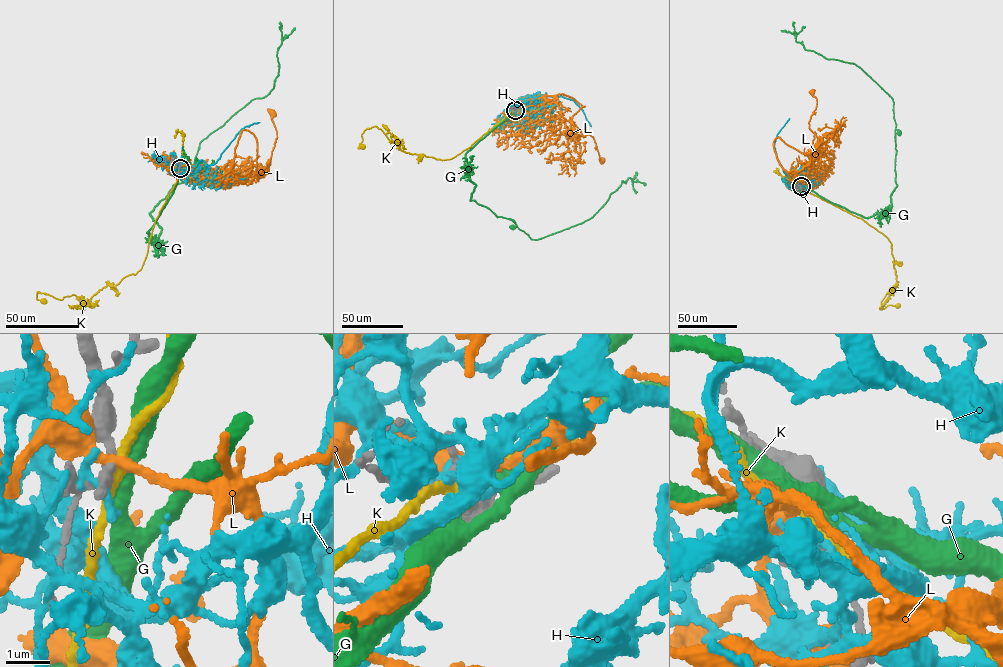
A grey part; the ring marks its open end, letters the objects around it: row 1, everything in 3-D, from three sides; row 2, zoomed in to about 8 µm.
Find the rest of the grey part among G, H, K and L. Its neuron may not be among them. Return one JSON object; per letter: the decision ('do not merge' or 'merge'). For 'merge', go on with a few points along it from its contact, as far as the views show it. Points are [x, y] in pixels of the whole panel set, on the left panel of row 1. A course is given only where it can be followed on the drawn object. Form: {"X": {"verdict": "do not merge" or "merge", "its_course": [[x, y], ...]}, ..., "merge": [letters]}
{"G": {"verdict": "do not merge"}, "H": {"verdict": "do not merge"}, "K": {"verdict": "do not merge"}, "L": {"verdict": "do not merge"}, "merge": []}

